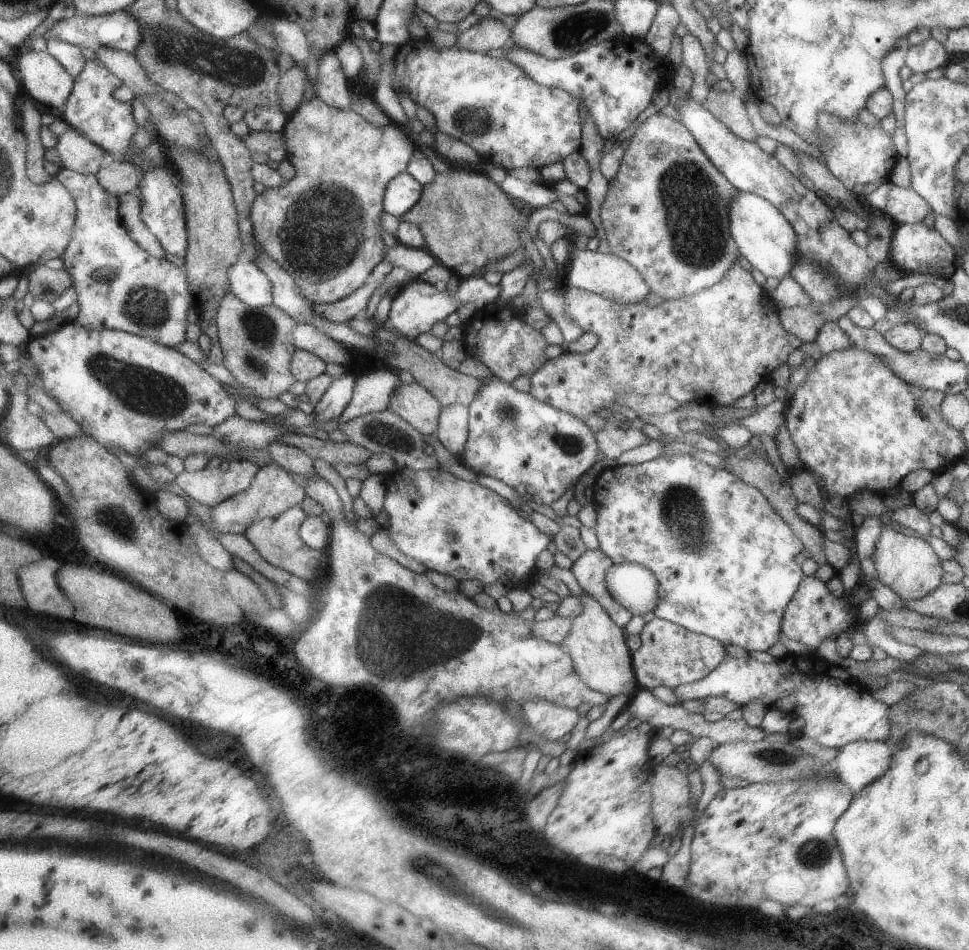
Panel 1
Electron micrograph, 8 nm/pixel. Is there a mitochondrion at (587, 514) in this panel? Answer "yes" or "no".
no

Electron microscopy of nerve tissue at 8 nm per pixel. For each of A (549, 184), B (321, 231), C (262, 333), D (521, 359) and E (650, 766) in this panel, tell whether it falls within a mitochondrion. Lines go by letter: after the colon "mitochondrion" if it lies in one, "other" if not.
A: other
B: mitochondrion
C: mitochondrion
D: other
E: other

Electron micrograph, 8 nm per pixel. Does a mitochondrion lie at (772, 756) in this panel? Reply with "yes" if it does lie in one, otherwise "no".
yes

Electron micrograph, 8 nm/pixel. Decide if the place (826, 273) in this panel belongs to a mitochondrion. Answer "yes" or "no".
yes

